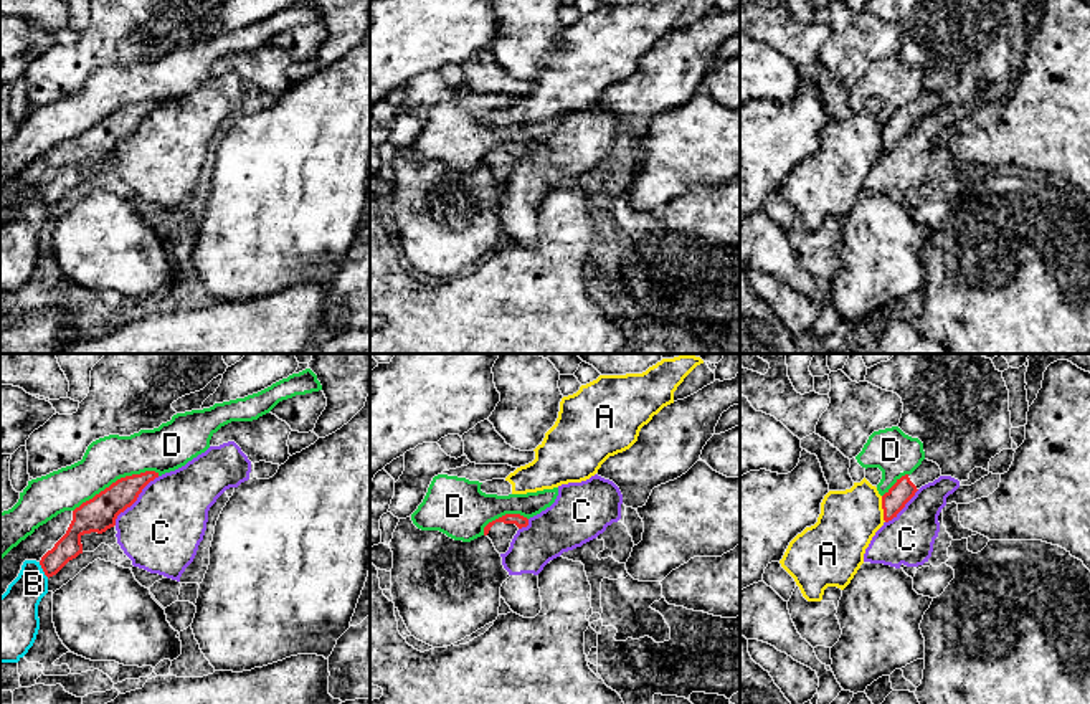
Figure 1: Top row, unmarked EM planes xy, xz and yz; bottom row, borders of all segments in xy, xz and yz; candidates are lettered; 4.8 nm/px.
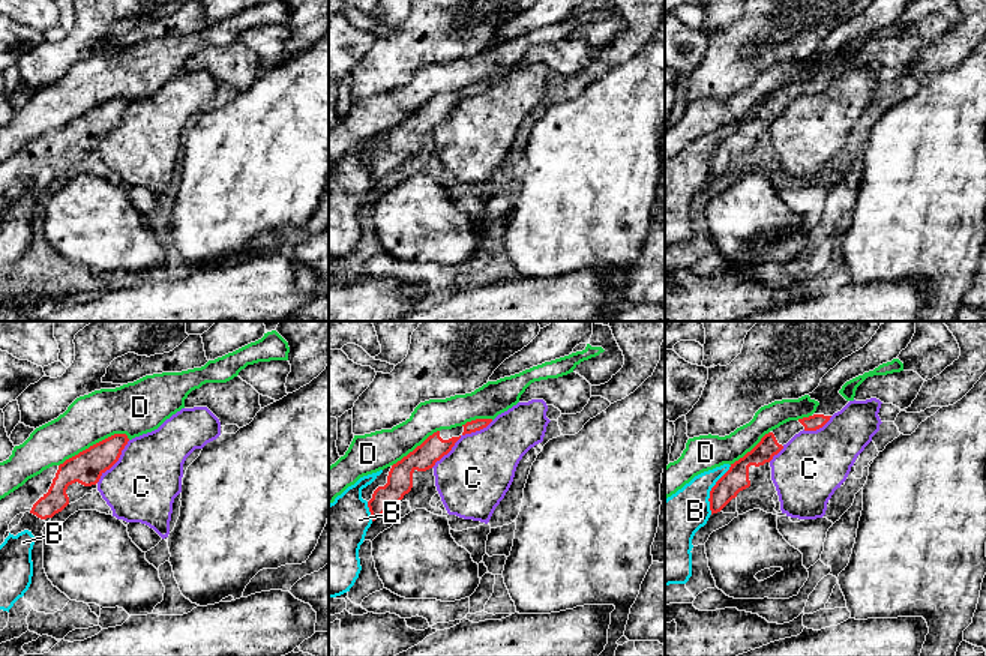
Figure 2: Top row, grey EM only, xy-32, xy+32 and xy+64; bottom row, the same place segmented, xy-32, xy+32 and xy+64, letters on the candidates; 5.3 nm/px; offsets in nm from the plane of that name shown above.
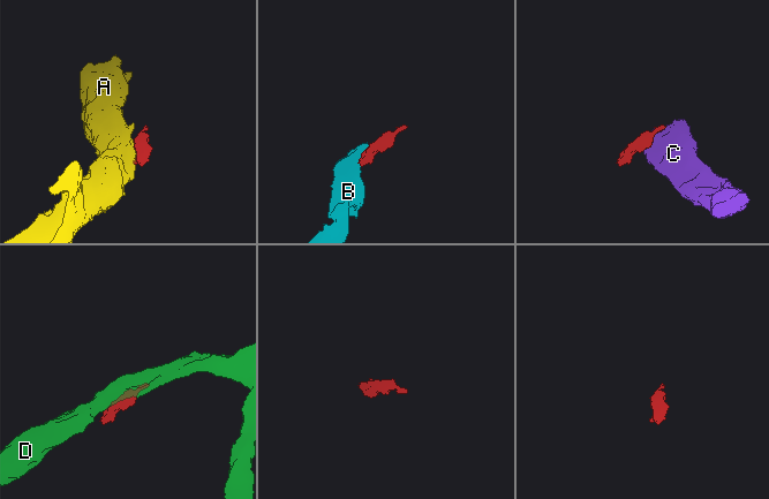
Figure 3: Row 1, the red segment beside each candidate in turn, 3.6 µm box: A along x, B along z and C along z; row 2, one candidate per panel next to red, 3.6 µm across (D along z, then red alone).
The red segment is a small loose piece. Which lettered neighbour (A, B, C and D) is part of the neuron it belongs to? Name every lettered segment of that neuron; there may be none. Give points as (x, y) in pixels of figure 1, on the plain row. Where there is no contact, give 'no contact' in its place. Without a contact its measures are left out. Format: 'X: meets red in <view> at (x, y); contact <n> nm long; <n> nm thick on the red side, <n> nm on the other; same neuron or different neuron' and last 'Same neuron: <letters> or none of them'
A: meets red in yz at (884, 139); contact 130 nm long; 110 nm thick on the red side, 280 nm on the other; different neuron
B: meets red in xy at (43, 200); contact 90 nm long; 120 nm thick on the red side, 220 nm on the other; different neuron
C: meets red in xy at (136, 129); contact 320 nm long; 170 nm thick on the red side, 380 nm on the other; different neuron
D: meets red in xy at (118, 109); contact 460 nm long; 170 nm thick on the red side, 220 nm on the other; different neuron
Same neuron: none of them

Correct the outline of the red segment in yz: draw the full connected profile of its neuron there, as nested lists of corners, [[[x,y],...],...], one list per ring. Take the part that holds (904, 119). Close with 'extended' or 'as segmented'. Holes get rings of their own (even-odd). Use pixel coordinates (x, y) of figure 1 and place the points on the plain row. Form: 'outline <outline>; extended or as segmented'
outline [[[923,89],[912,102],[905,104],[882,126],[884,150],[889,152],[905,137],[915,122],[941,106],[936,93]]]; extended

